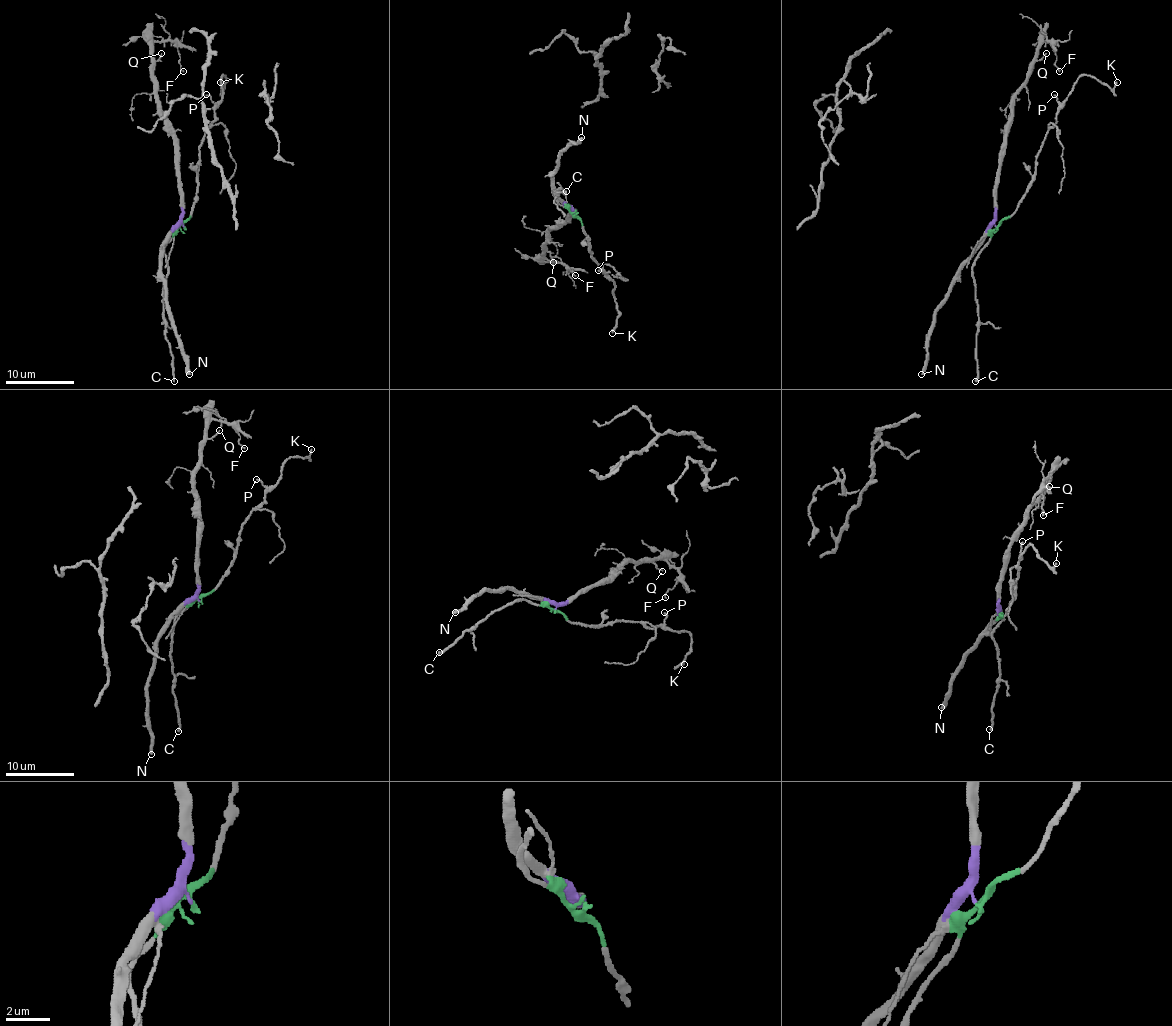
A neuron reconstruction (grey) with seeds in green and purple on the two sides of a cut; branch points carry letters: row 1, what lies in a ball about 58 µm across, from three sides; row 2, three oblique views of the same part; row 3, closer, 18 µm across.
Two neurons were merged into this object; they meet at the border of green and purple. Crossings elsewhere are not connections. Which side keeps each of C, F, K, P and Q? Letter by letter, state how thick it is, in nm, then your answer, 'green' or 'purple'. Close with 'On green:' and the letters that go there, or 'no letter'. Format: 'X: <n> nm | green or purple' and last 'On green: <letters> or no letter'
C: 200 nm | green
F: 110 nm | purple
K: 150 nm | green
P: 160 nm | green
Q: 110 nm | purple
On green: C, K, P

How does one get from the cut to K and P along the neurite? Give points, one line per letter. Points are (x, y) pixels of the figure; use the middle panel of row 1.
K: (577, 213), (589, 240), (590, 256), (615, 285), (618, 314), (613, 333)
P: (577, 213), (589, 240), (590, 256), (606, 275), (597, 269)

